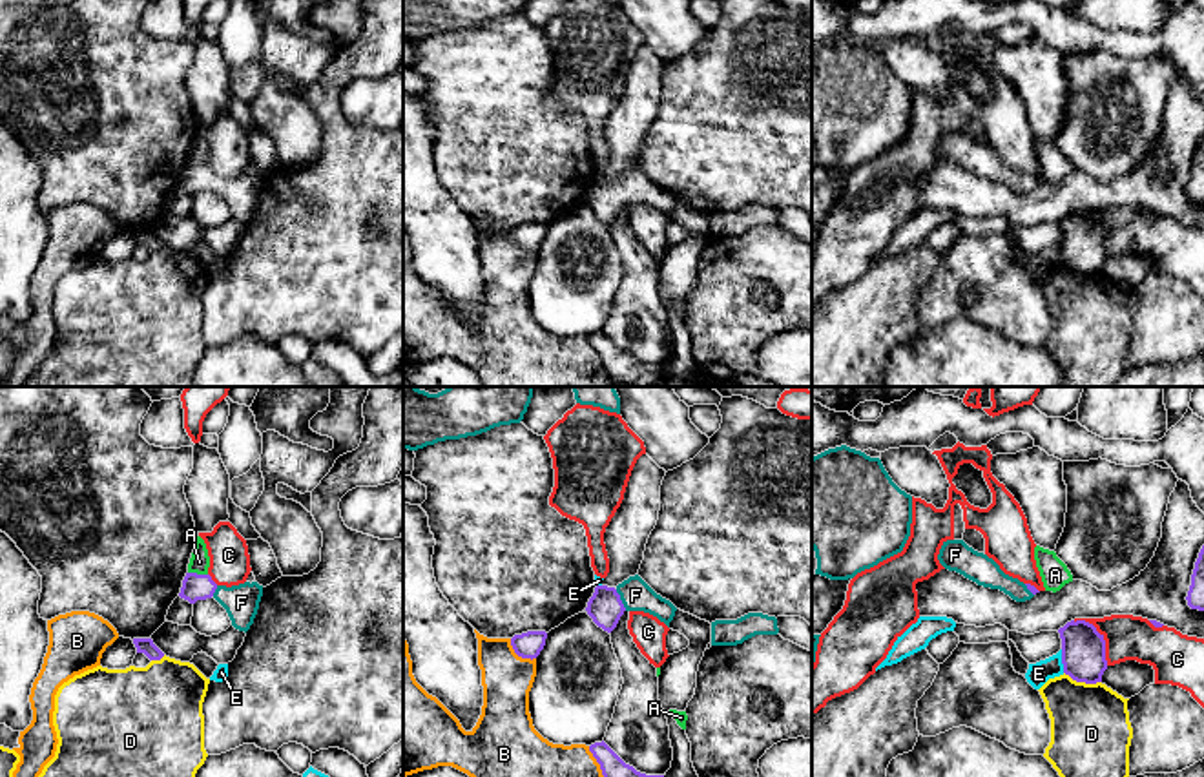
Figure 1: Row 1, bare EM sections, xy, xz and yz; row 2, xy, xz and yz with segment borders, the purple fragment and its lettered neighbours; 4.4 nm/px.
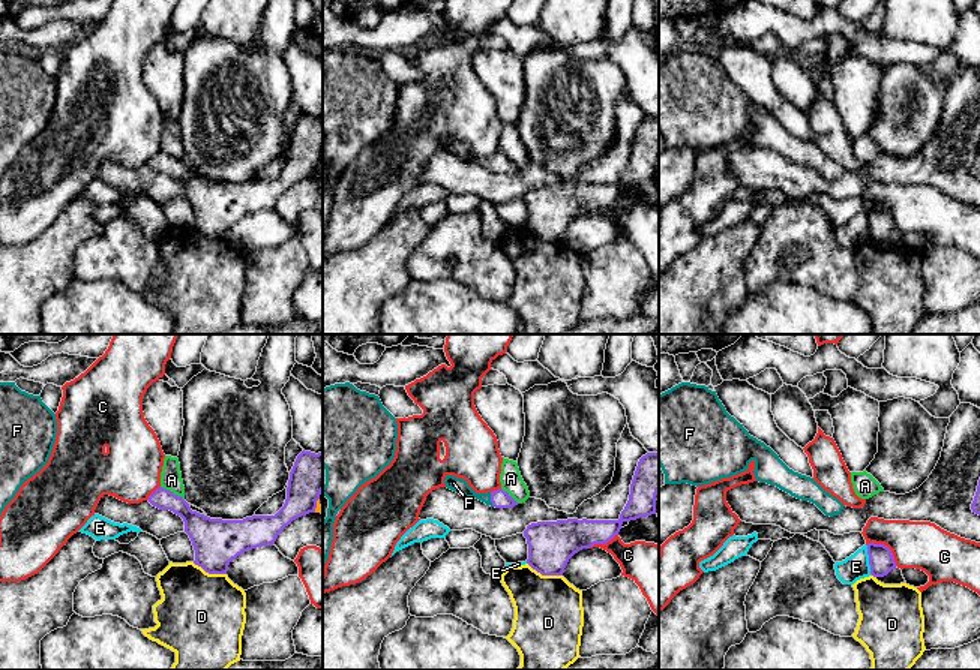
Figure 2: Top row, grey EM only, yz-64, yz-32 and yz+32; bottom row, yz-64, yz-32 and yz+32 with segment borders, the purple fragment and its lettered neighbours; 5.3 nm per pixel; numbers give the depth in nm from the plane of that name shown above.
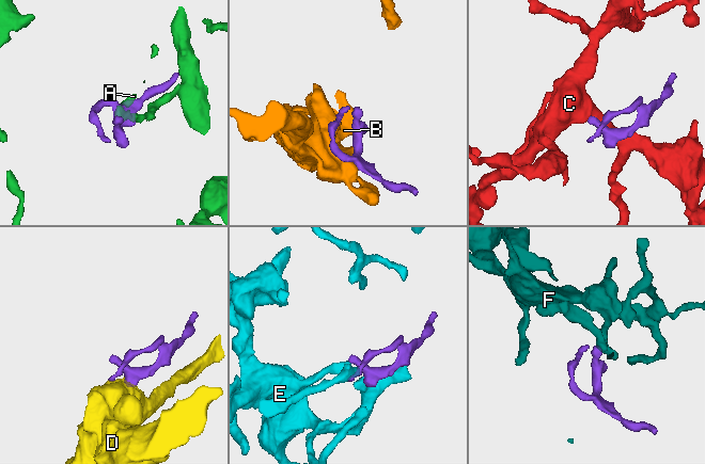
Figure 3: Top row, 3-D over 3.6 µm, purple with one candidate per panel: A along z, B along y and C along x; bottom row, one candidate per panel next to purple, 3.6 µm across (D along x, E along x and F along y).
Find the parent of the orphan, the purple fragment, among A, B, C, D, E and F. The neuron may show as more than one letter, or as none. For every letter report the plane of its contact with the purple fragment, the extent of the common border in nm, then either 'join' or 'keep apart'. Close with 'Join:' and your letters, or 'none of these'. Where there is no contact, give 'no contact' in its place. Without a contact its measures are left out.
A: contact in xy; length 90 nm; keep apart
B: contact in xz; length 150 nm; keep apart
C: contact in yz; length 260 nm; keep apart
D: contact in yz; length 180 nm; keep apart
E: contact in yz; length 110 nm; keep apart
F: contact in xz; length 110 nm; join
Join: F

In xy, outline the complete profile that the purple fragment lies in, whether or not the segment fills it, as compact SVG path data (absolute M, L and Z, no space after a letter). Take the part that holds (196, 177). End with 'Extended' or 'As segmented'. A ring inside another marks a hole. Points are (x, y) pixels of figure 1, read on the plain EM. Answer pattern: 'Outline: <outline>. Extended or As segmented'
Outline: M186 164L179 188L190 195L213 188L226 201L232 217L246 224L257 206L263 177L244 173L226 179L217 177L210 166Z. Extended

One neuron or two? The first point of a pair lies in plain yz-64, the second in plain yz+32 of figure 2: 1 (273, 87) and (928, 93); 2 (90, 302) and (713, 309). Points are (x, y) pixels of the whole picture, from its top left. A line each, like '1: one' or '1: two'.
1: one
2: two

